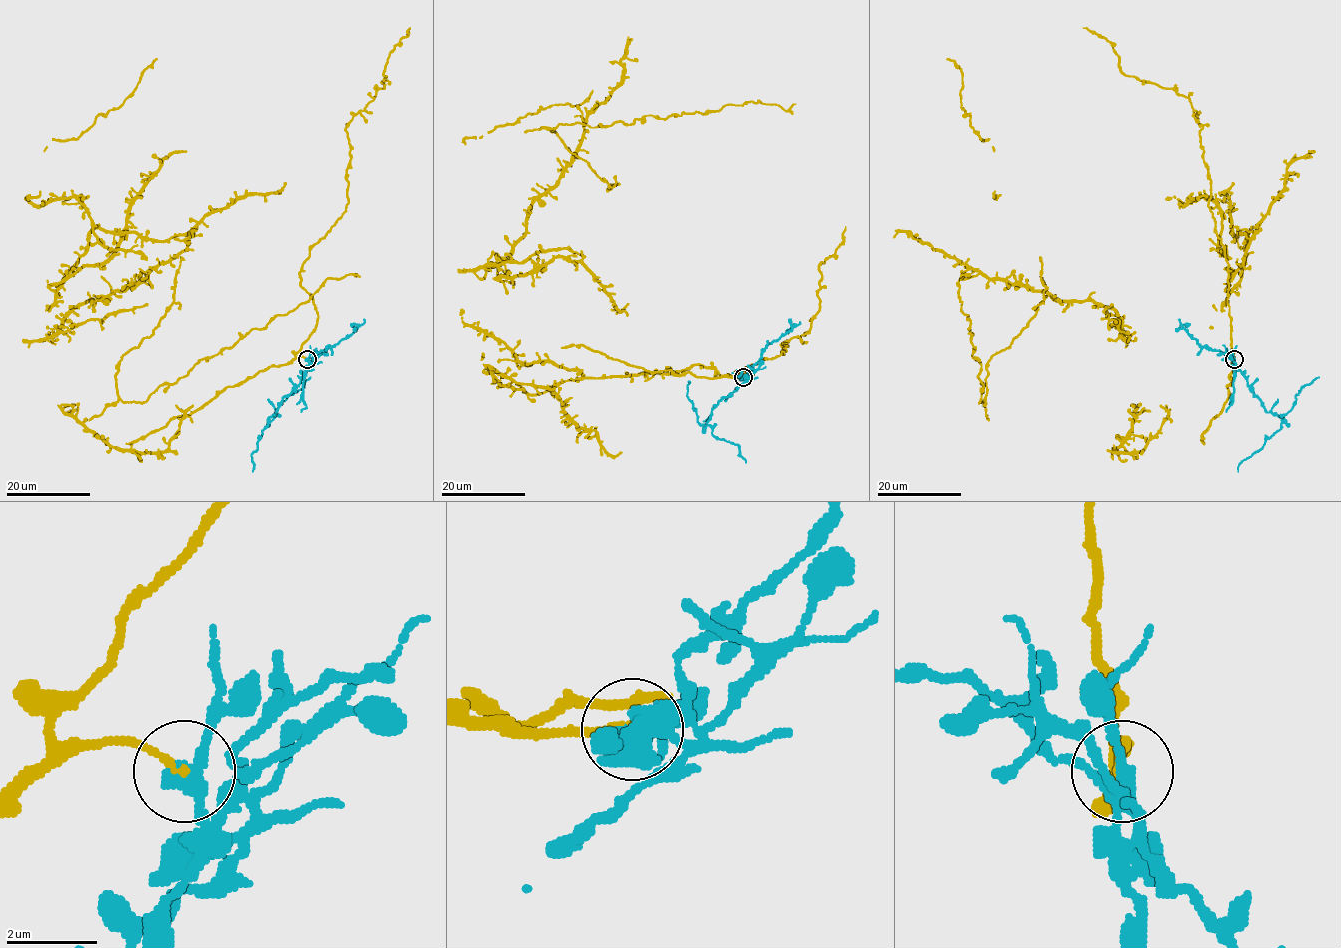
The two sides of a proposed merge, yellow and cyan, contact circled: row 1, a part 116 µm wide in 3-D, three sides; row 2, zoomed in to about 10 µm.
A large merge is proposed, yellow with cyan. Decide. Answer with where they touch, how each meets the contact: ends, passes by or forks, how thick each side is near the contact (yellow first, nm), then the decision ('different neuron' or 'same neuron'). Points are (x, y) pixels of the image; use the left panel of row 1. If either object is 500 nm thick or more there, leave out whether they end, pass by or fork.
(307, 359) | yellow ends | cyan passes by | 140/320 nm | different neuron

